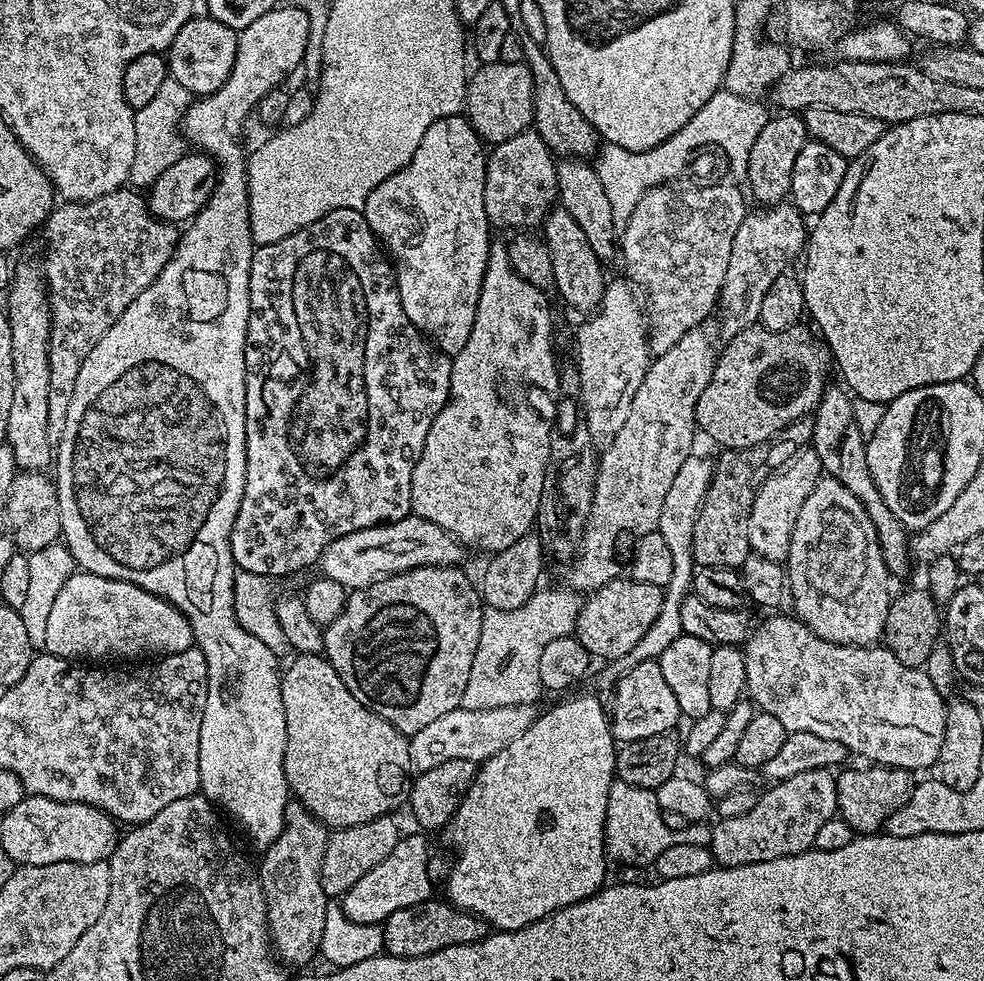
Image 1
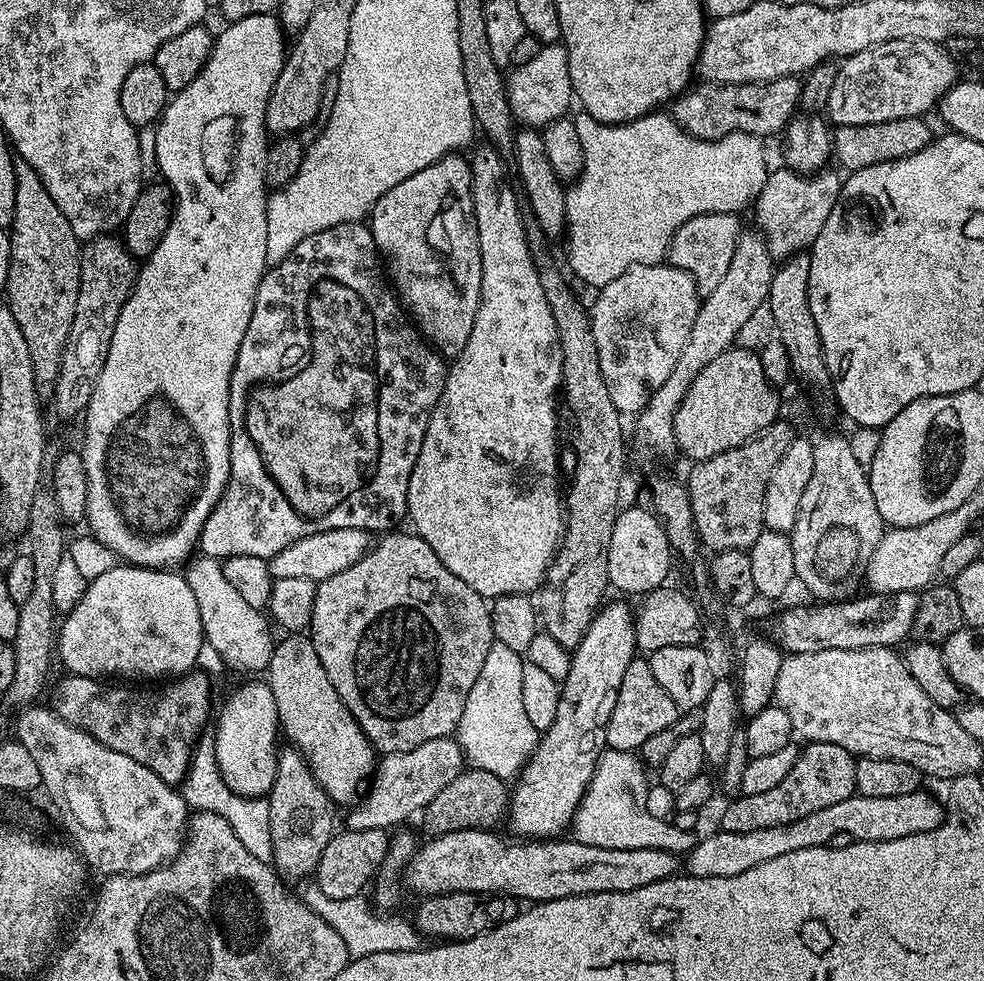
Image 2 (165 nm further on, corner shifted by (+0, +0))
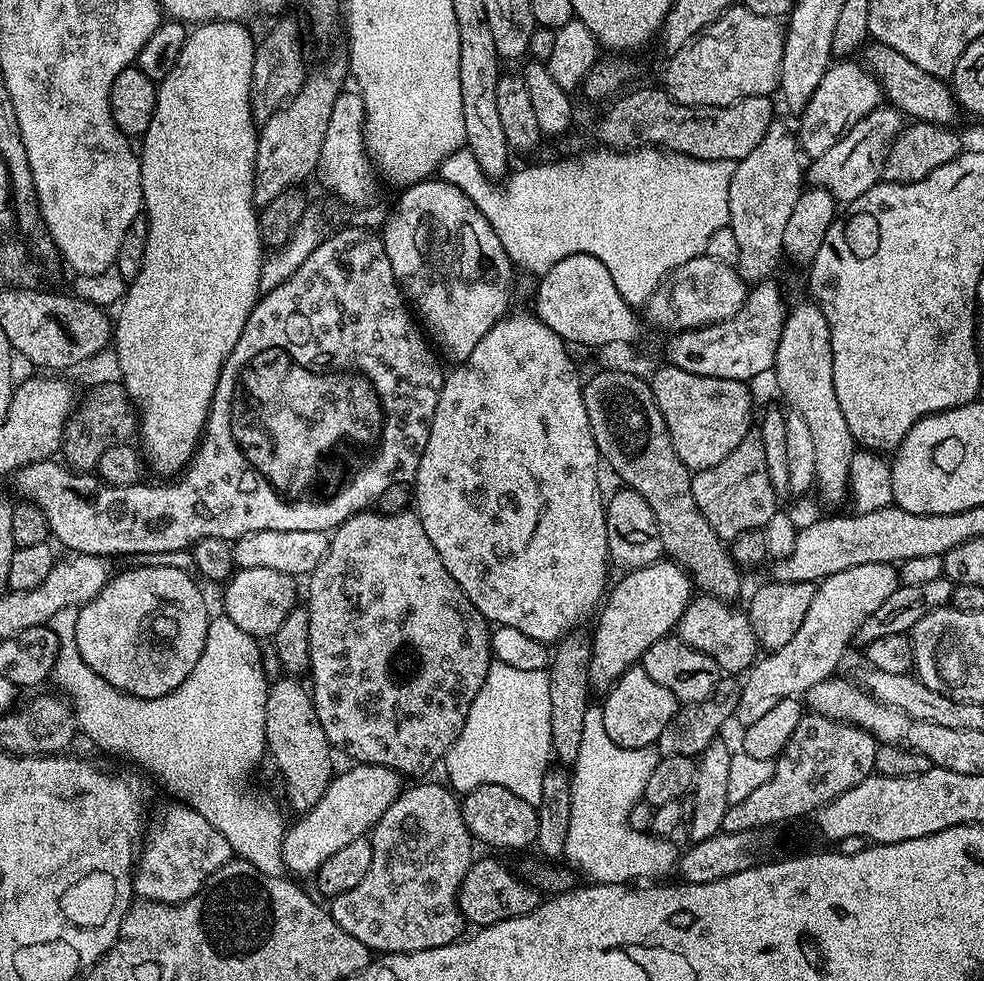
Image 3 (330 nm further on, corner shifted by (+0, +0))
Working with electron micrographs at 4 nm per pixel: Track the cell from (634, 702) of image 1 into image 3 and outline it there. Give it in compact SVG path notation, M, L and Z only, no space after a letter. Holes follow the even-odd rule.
M643 666L626 670L622 678L618 678L611 688L607 689L608 696L602 701L604 710L604 725L606 734L618 742L618 746L627 748L650 748L655 745L657 738L666 730L670 718L674 718L678 701L670 690L658 686L650 674L646 674Z

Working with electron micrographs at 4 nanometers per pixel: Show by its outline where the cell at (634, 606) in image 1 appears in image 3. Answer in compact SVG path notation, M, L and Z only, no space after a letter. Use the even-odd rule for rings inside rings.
M703 594L693 595L674 632L682 642L686 642L686 646L694 646L694 650L702 650L702 654L714 658L724 674L747 673L758 659L756 635L748 621L747 611L740 609L739 612L736 606L726 600Z

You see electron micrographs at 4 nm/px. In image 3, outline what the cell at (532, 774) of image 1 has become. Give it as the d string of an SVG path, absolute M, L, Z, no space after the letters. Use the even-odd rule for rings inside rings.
M667 558L645 568L625 571L620 581L611 585L596 620L596 633L591 633L592 661L590 678L592 688L607 690L626 670L643 661L646 650L675 629L686 606L692 601L694 585L687 572Z

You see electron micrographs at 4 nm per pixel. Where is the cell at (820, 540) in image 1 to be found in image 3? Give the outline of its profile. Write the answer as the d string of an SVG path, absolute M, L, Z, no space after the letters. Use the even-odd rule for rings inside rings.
M815 302L807 303L793 303L788 309L782 338L778 338L774 377L785 402L789 404L787 407L798 413L810 429L815 451L815 491L820 491L826 503L840 504L849 495L850 462L858 445L850 434L850 426L846 426L842 406L838 406L838 394L834 394L834 358L828 323Z

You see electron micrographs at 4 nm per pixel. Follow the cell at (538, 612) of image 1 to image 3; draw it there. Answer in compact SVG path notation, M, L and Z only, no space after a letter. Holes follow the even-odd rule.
M492 663L486 674L486 682L482 682L482 690L478 690L478 698L470 706L470 714L466 714L466 726L462 726L462 734L450 746L450 750L442 761L442 769L448 775L447 783L451 785L457 793L473 792L478 786L504 786L510 790L510 794L518 794L526 802L537 806L543 805L544 800L544 775L548 772L548 760L553 759L552 739L550 738L550 682L548 681L547 671L539 672L538 670L517 670L515 666L506 666L505 664Z

